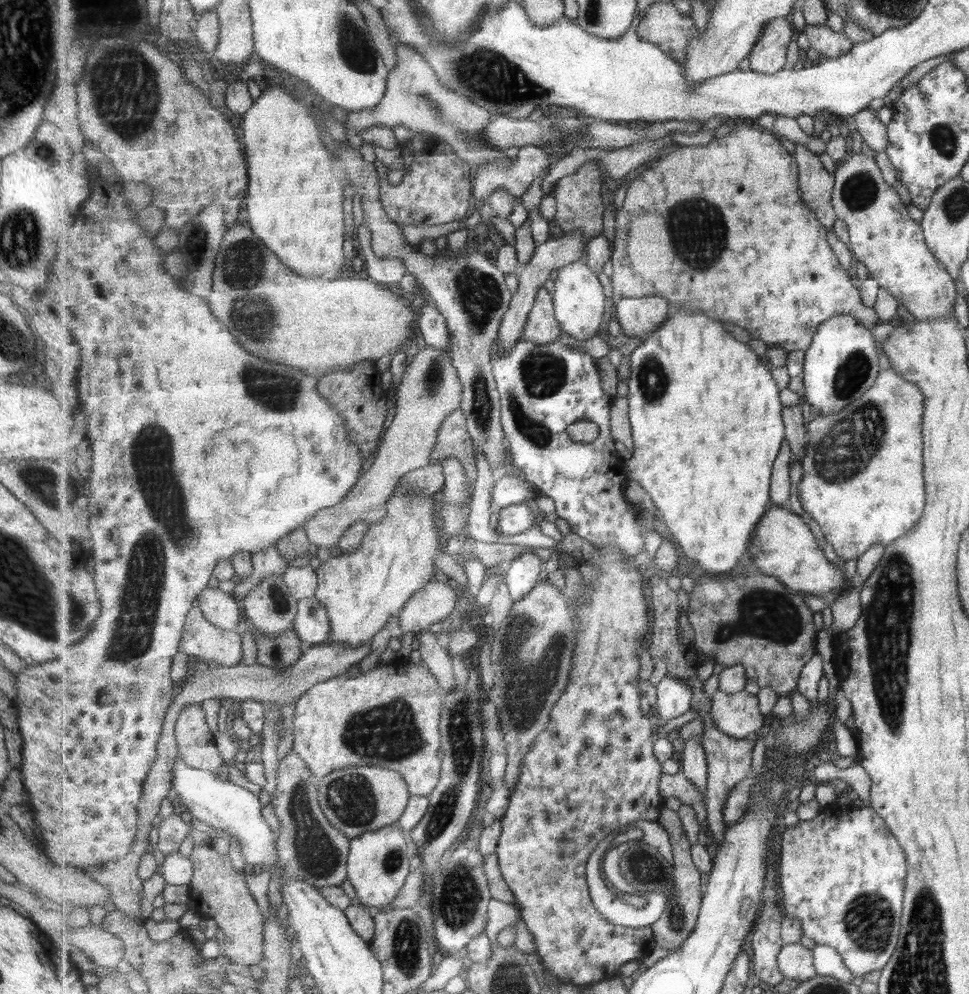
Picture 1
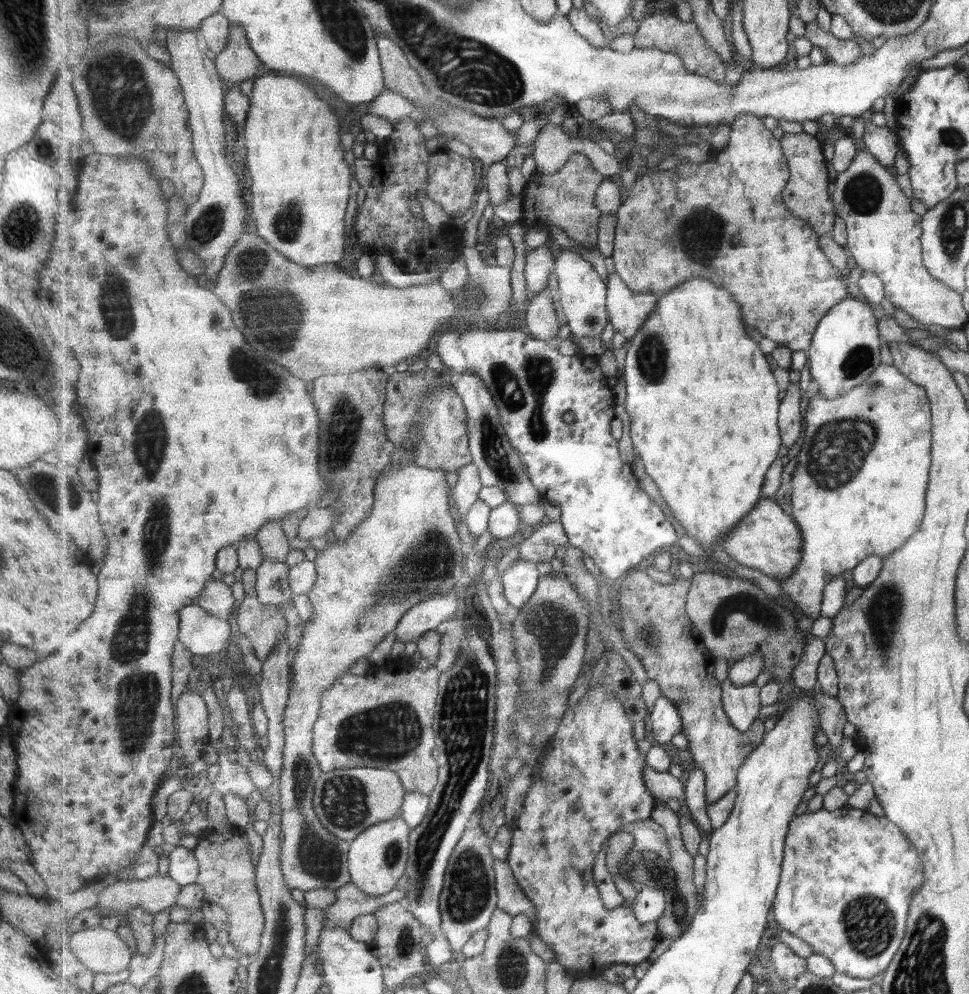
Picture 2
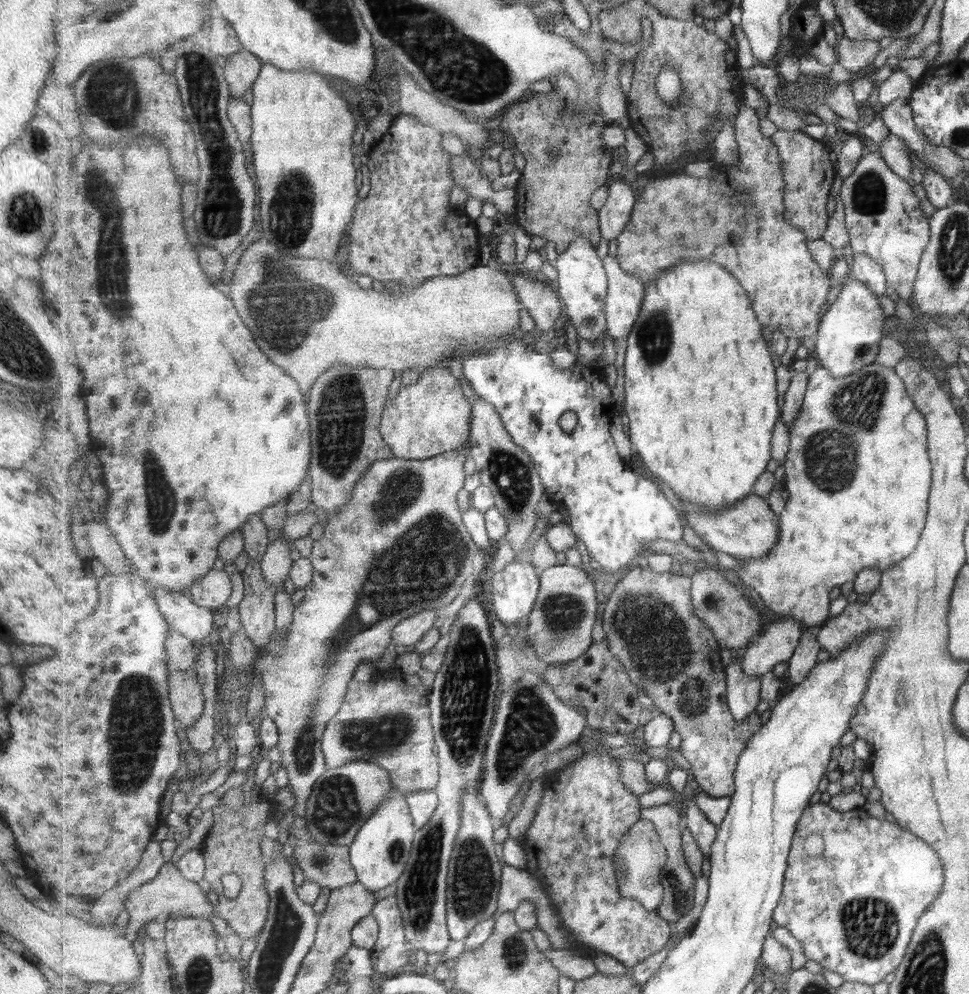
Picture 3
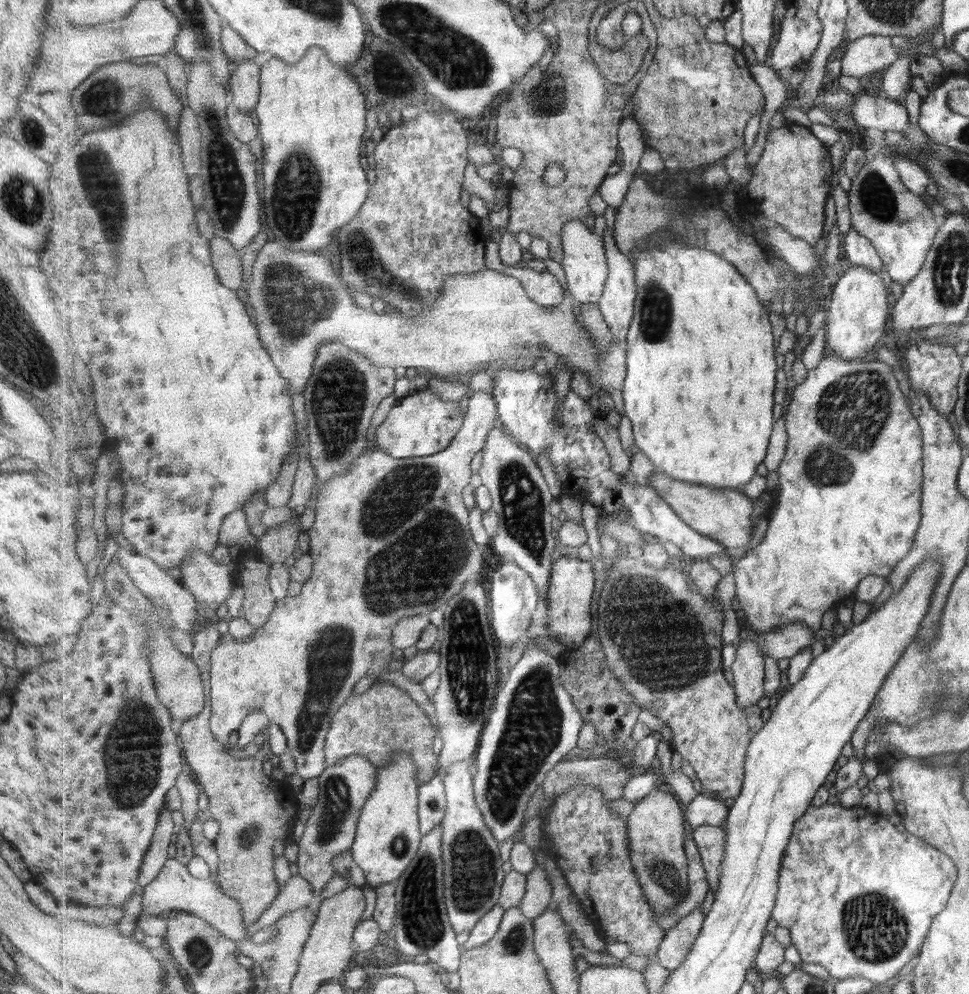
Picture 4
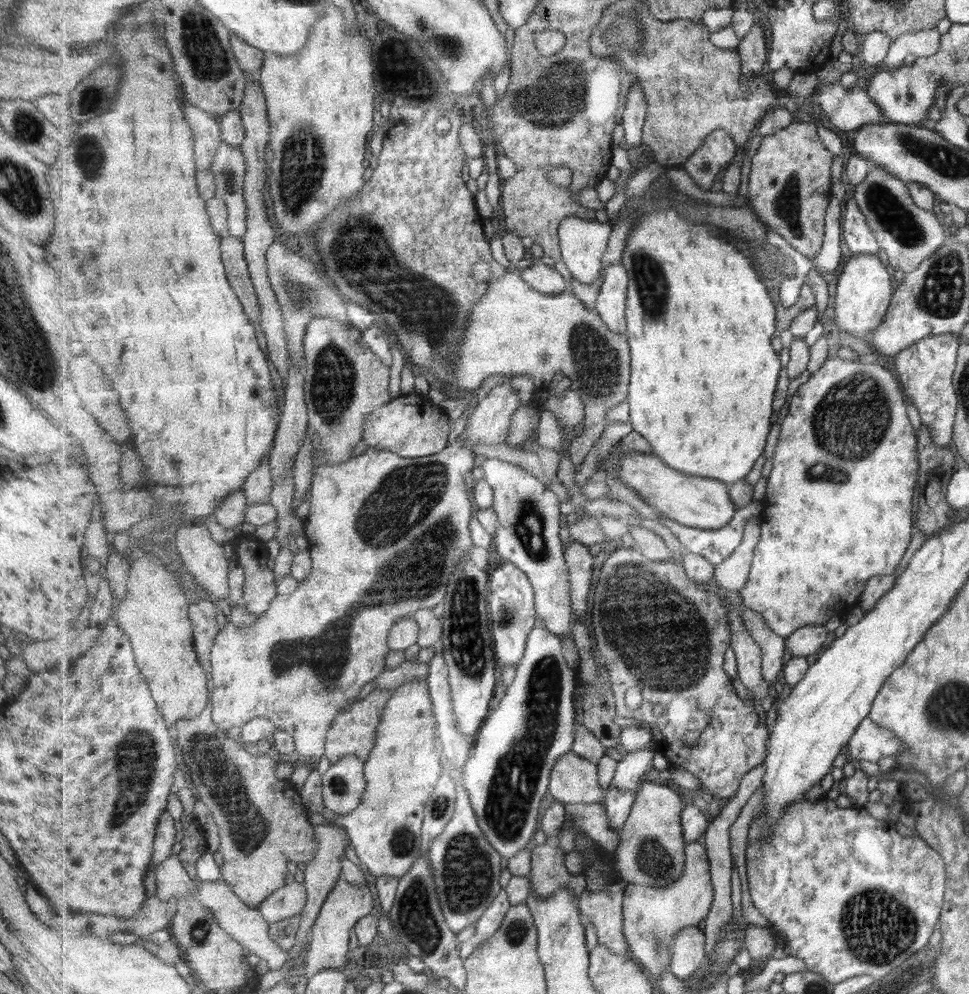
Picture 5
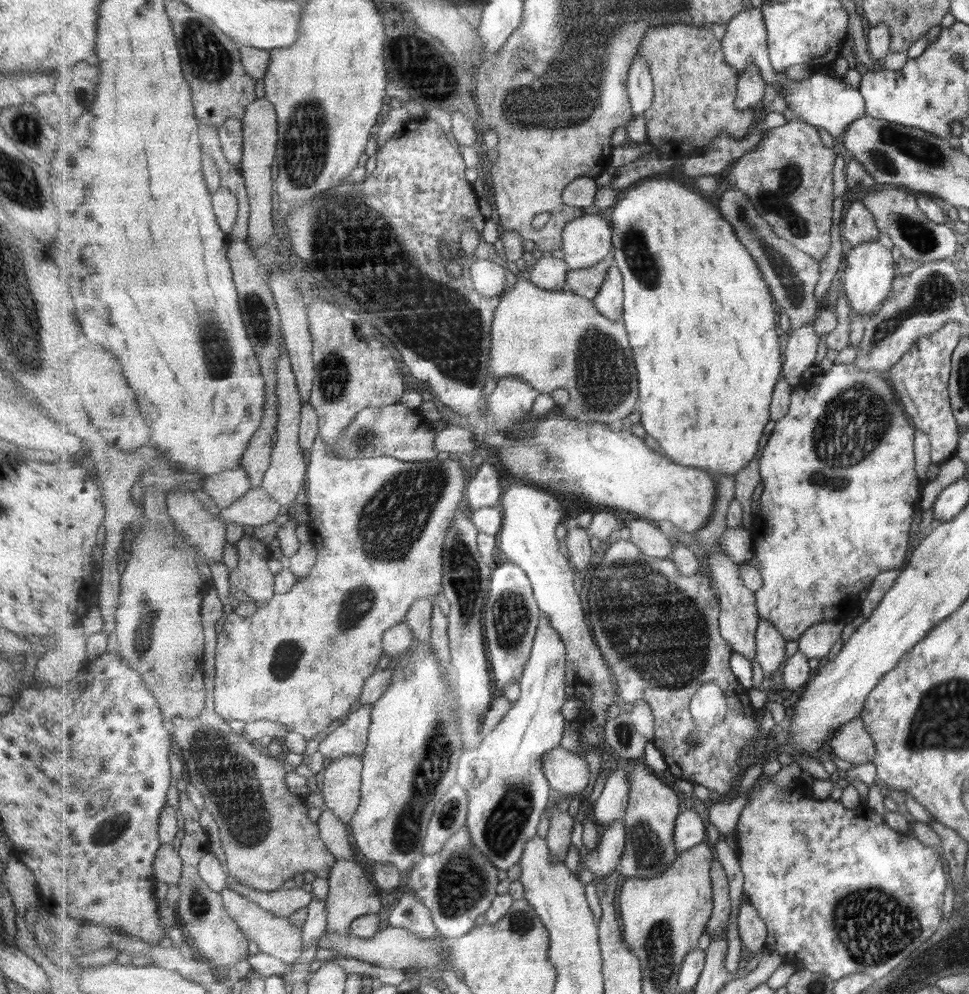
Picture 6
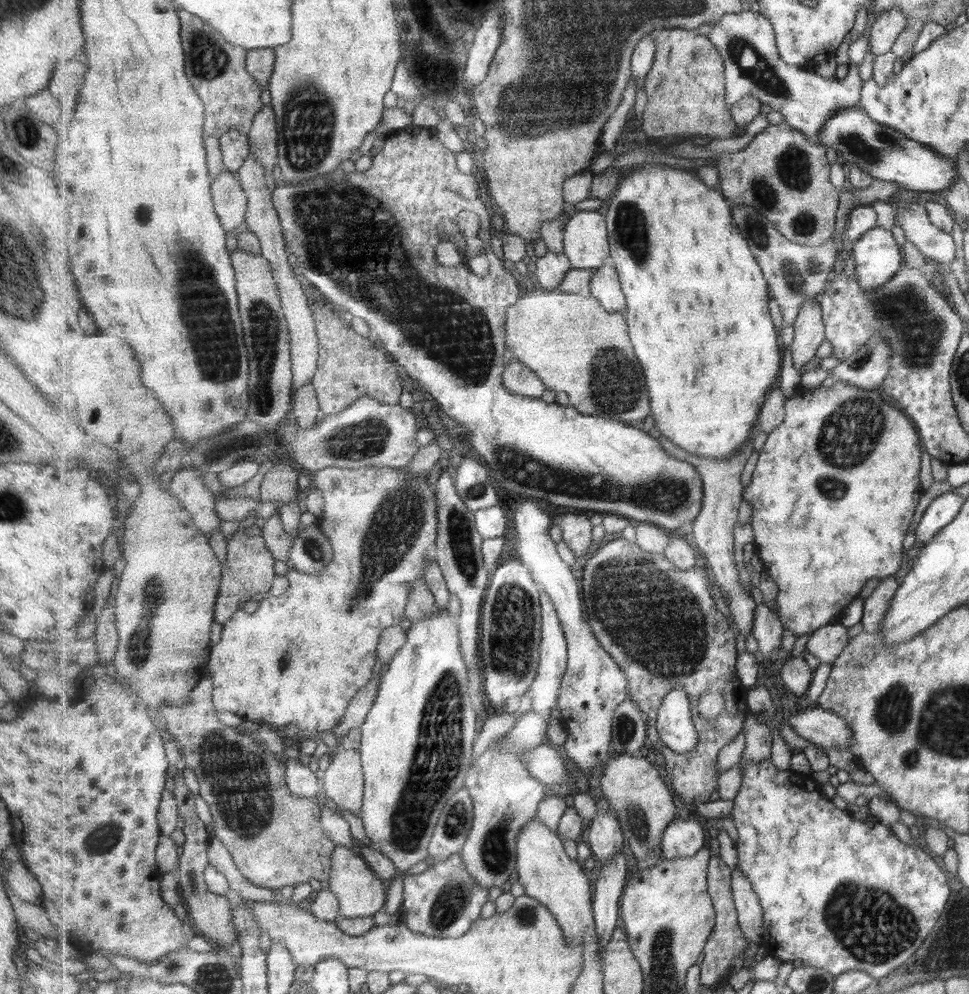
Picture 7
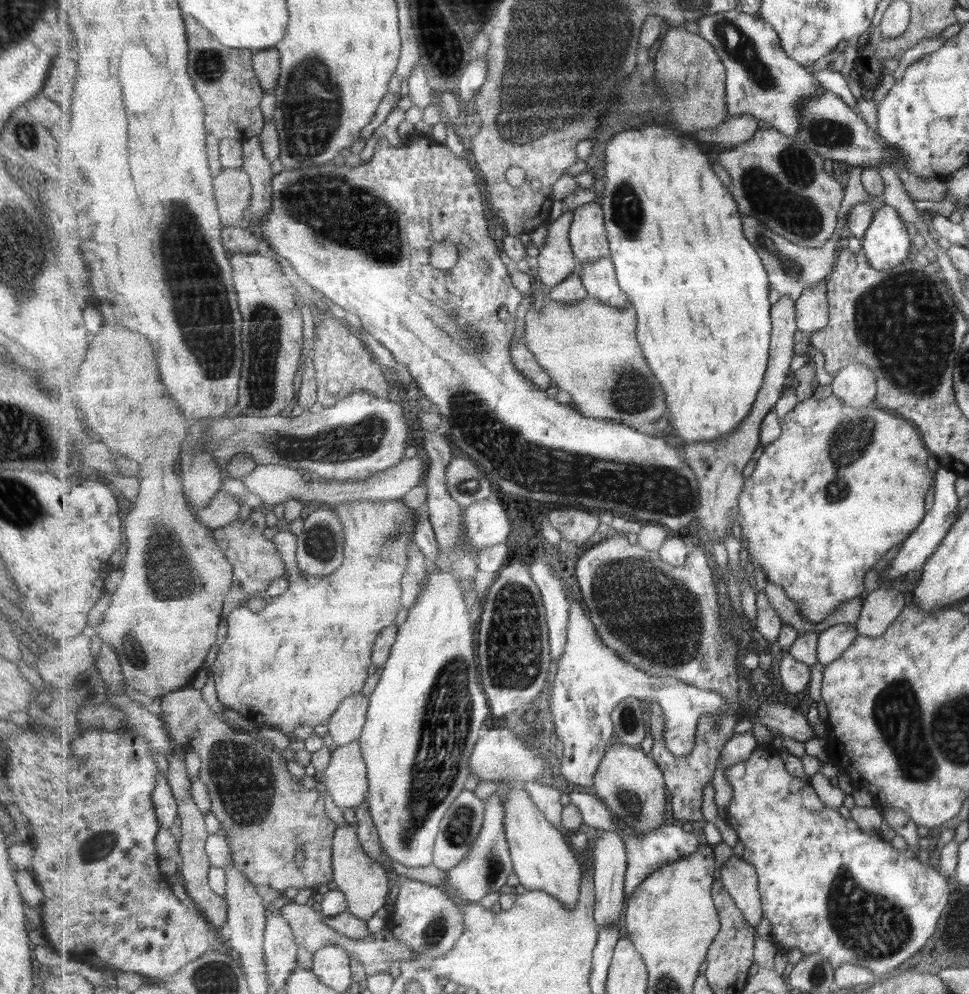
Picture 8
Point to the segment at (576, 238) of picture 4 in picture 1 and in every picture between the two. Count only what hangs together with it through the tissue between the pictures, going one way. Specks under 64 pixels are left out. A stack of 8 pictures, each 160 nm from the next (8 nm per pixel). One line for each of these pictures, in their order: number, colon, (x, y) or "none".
1: (579, 301)
2: (583, 295)
3: (582, 281)

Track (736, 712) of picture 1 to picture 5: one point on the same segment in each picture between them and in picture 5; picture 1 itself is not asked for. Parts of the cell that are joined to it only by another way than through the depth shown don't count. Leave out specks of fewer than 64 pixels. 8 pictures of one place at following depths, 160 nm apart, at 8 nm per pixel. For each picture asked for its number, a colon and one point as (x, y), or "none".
2: (742, 704)
3: (744, 692)
4: (749, 670)
5: (750, 657)

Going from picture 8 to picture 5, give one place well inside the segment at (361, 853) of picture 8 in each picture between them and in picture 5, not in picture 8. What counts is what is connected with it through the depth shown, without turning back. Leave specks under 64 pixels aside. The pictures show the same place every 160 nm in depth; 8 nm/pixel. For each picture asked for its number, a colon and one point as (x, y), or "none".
5: (347, 904)
6: (352, 895)
7: (361, 893)

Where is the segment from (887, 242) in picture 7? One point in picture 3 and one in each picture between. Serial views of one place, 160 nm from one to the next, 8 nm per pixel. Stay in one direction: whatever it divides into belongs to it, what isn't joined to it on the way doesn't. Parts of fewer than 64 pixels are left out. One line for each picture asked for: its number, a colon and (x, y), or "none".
3: (850, 330)
4: (857, 313)
5: (864, 288)
6: (867, 282)

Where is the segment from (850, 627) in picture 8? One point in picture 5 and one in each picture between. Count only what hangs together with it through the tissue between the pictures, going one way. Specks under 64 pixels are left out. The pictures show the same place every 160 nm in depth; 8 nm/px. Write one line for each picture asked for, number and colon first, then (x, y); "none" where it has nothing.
5: (810, 639)
6: (817, 642)
7: (827, 644)

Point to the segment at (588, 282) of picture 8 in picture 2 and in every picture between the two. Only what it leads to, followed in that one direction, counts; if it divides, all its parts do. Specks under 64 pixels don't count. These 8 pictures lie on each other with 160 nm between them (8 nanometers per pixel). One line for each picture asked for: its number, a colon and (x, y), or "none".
2: (628, 310)
3: (626, 294)
4: (618, 304)
5: (612, 302)
6: (610, 301)
7: (606, 286)

